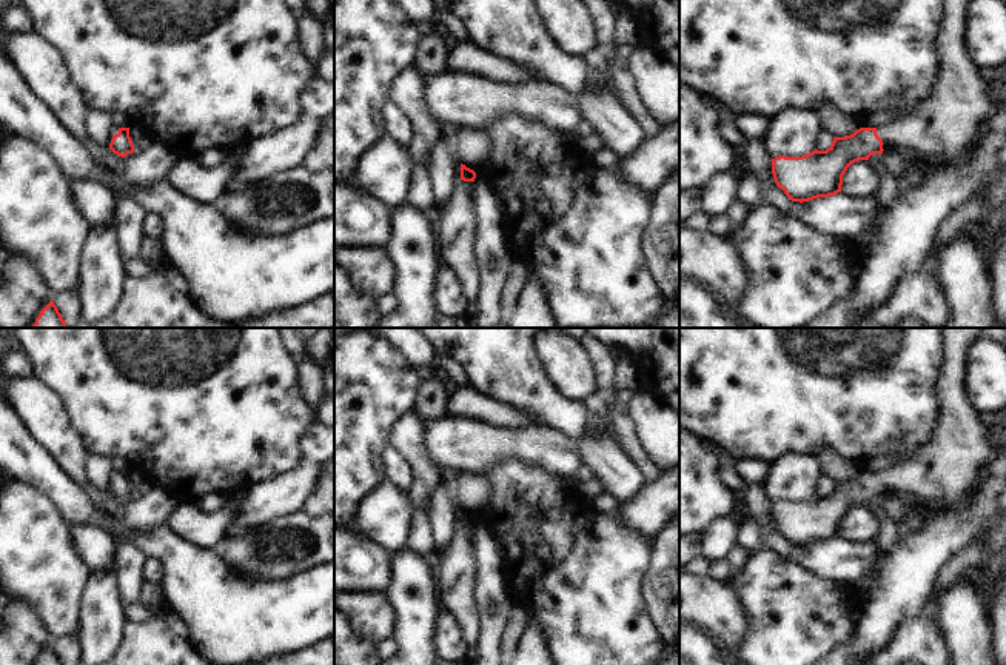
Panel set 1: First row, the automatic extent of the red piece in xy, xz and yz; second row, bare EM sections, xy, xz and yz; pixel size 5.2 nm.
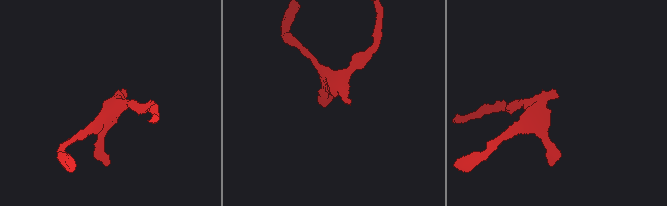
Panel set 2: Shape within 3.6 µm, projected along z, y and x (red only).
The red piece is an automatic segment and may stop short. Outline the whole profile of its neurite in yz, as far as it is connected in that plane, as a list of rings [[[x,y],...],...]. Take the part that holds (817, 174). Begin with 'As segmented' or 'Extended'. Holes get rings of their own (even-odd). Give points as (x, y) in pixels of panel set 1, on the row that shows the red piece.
Extended. [[[943,0],[940,29],[935,37],[937,72],[929,92],[914,106],[887,125],[860,128],[850,135],[833,137],[826,151],[812,151],[801,157],[780,155],[772,159],[772,174],[778,188],[792,202],[809,202],[841,192],[843,175],[858,160],[869,160],[884,149],[906,146],[924,155],[940,155],[944,160],[964,151],[974,134],[994,112],[988,94],[988,77],[972,63],[966,49],[967,8],[972,0]]]

